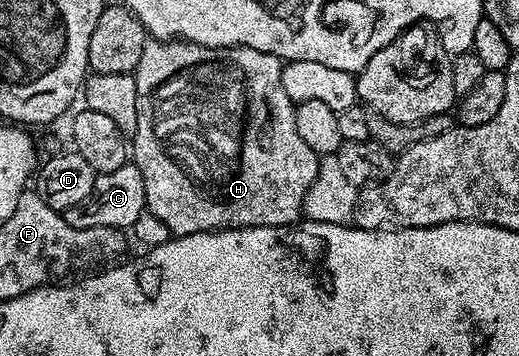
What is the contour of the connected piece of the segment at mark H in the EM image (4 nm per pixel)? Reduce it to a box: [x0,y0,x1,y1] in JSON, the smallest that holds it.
[131,40,319,235]

